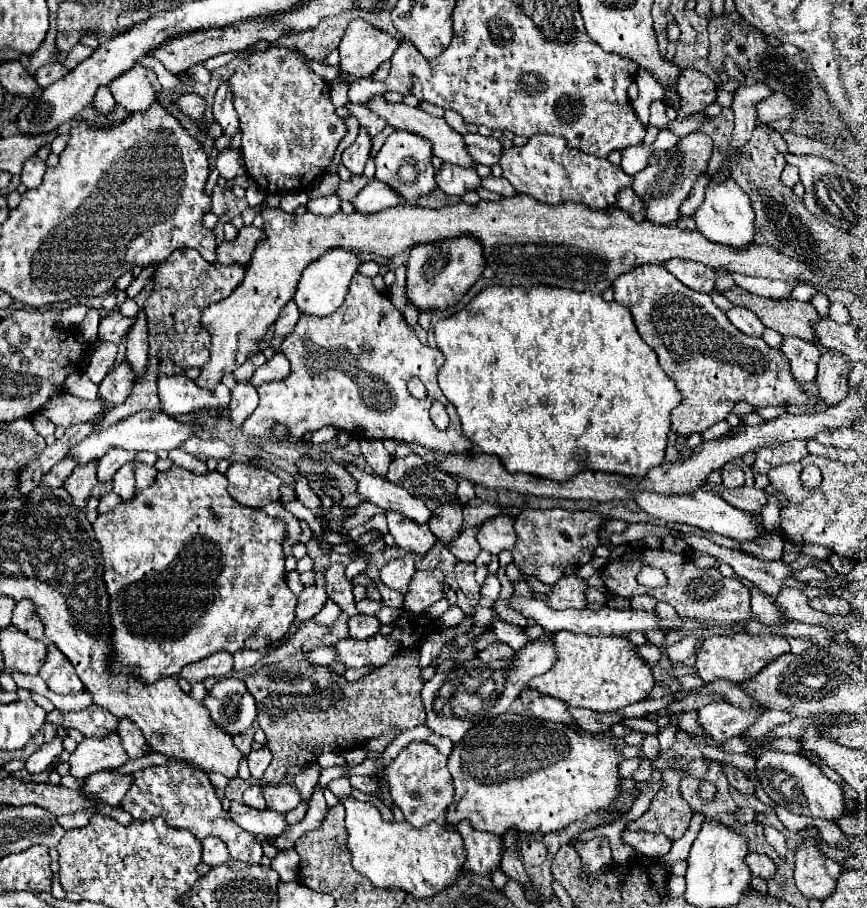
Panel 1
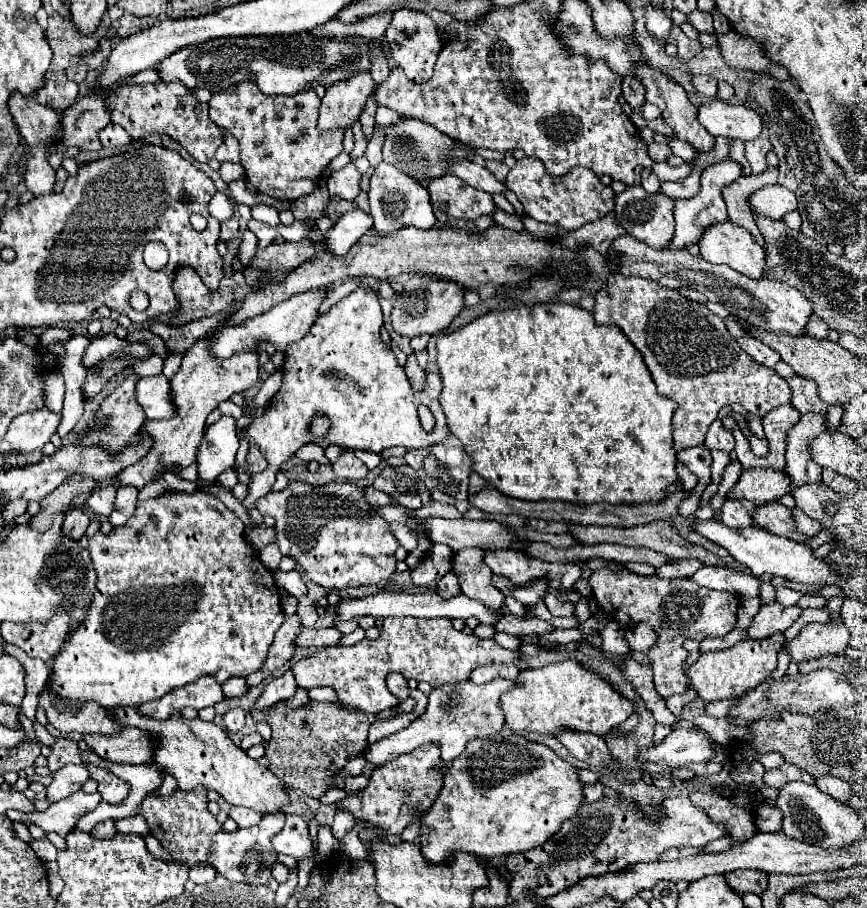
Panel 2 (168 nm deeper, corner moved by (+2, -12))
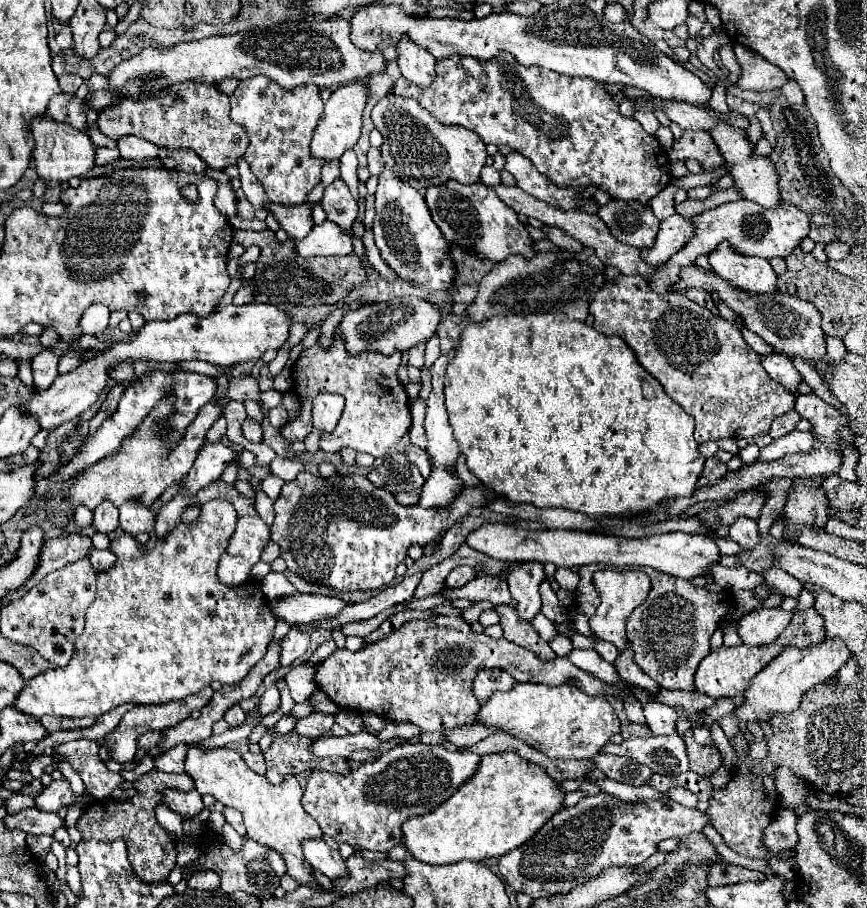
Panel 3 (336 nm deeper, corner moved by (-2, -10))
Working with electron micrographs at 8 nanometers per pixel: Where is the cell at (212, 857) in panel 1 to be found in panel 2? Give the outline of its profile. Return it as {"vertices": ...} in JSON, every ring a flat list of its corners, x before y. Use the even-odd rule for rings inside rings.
{"vertices":[[195,864,191,870,189,870,189,880,193,880,195,884,207,884,211,880,215,880,217,872,213,870,211,864]]}

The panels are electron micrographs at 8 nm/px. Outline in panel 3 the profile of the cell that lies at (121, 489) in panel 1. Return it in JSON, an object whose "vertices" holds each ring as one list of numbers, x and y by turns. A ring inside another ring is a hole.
{"vertices":[[127,500,119,506,119,522,121,528,129,534,147,532,153,536,155,532,155,512,137,500]]}

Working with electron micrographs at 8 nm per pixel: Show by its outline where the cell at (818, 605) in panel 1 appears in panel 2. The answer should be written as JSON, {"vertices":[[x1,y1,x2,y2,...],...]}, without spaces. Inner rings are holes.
{"vertices":[[843,622,807,624,797,638,787,642,785,650,791,662,807,662,821,656,841,656,849,642,849,630]]}

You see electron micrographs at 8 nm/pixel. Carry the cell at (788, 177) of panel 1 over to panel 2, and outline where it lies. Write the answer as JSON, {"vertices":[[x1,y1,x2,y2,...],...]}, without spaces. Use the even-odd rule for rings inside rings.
{"vertices":[[779,184,755,190,747,198,747,204,755,216,761,214,761,216,767,216,771,220,781,220,785,214,797,210,795,194]]}

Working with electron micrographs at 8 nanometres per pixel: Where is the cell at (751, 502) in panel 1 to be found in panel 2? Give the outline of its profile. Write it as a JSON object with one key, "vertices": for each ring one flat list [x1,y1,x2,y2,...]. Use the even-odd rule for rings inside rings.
{"vertices":[[779,502,757,506,757,512,755,512,753,520,759,528,765,528,771,534,785,536,785,538,801,542,801,544,809,542,809,536,797,530,793,512,789,508,785,508,783,504,779,504]]}

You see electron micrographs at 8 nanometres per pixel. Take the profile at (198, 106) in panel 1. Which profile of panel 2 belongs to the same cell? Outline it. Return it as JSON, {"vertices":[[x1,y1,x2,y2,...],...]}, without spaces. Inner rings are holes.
{"vertices":[[155,82,141,86,121,86,109,98,111,122,123,126,133,140,141,142,151,134,171,136,171,140,179,142,197,162,209,162,217,146,225,140,221,128,209,118,209,106,199,102,191,90,183,82]]}

